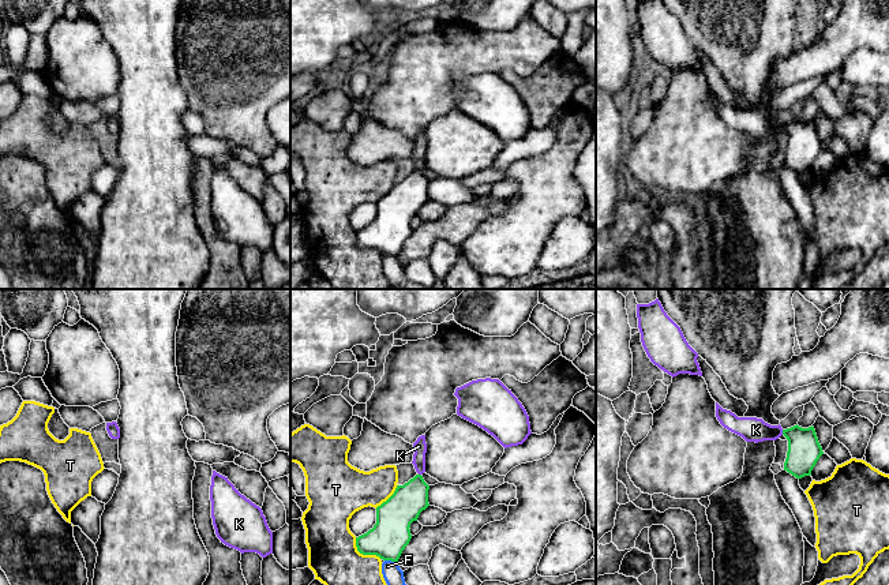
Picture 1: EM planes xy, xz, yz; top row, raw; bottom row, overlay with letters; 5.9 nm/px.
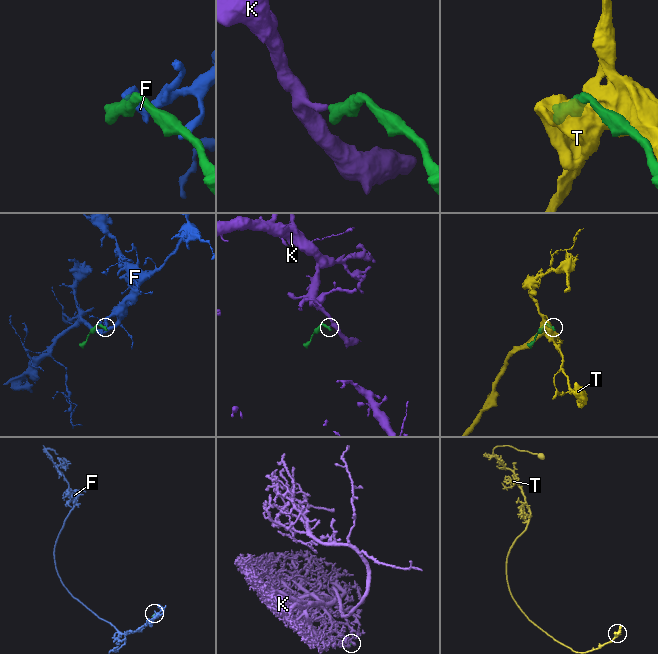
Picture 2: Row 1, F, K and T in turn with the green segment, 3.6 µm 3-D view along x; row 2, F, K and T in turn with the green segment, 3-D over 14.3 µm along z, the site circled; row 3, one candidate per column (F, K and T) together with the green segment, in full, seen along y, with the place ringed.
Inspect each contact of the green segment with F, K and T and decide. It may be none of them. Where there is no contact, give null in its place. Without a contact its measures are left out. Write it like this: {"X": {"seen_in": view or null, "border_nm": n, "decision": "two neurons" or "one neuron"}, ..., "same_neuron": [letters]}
{"F": {"seen_in": "xz", "border_nm": 70, "decision": "two neurons"}, "K": {"seen_in": "yz", "border_nm": 30, "decision": "one neuron"}, "T": {"seen_in": "xz", "border_nm": 200, "decision": "two neurons"}, "same_neuron": ["K"]}

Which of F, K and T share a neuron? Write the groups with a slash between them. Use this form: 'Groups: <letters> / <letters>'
Groups: F / K / T

